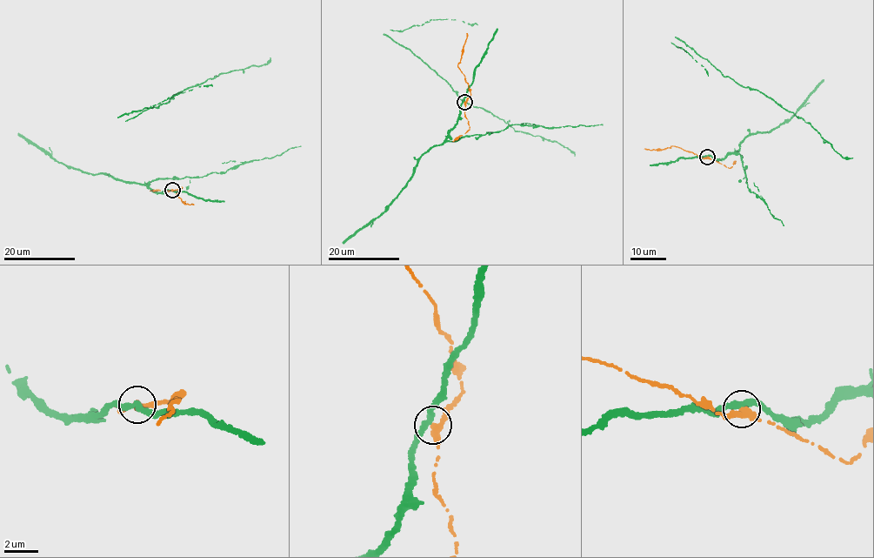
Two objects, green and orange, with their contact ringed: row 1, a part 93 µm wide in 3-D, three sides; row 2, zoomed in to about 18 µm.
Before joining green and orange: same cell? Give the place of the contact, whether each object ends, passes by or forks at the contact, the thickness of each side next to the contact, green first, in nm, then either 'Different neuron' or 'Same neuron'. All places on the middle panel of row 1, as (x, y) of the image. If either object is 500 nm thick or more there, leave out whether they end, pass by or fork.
Place: (464, 102). At the ring green passes by. At the ring orange passes by. Thickness 340 nm (green) against 360 nm. Different neuron

